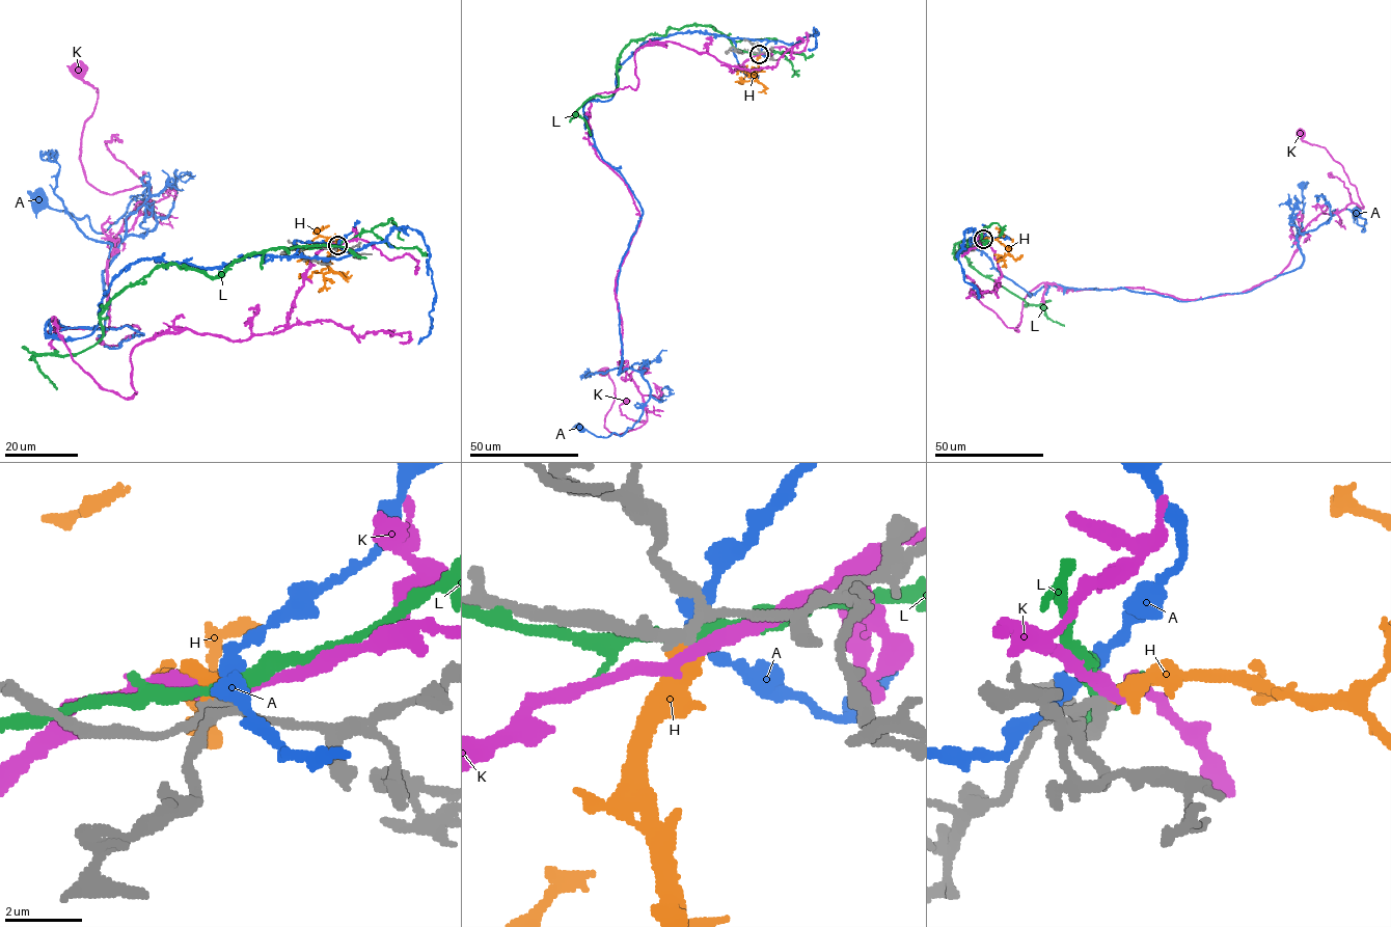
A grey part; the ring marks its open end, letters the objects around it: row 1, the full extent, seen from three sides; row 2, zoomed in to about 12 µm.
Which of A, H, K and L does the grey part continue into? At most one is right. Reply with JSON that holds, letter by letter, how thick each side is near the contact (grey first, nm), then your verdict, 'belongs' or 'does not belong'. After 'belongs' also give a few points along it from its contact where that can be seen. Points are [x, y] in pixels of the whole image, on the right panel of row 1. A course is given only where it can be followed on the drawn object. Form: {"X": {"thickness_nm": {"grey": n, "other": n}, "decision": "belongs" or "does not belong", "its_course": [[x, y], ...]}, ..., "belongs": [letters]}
{"A": {"thickness_nm": {"grey": 240, "other": 400}, "decision": "does not belong"}, "H": {"thickness_nm": {"grey": 280, "other": 280}, "decision": "belongs", "its_course": [[983, 239], [997, 239], [1005, 247], [1008, 252], [997, 257]]}, "K": {"thickness_nm": {"grey": 240, "other": 360}, "decision": "does not belong"}, "L": {"thickness_nm": {"grey": 260, "other": 360}, "decision": "does not belong"}, "belongs": ["H"]}

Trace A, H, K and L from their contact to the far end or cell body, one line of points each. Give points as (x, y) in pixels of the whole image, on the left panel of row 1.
A: (339, 246), (138, 258), (89, 335), (46, 324), (143, 333), (111, 348), (103, 271), (155, 213), (38, 198)
H: (337, 245), (333, 243), (335, 250), (330, 257), (329, 272), (299, 276)
K: (338, 245), (283, 329), (103, 389), (53, 318), (137, 331), (98, 338), (151, 188), (87, 181), (76, 67)
L: (338, 245), (247, 253), (214, 276), (157, 266), (105, 307), (103, 336), (91, 347), (35, 355), (57, 389)

